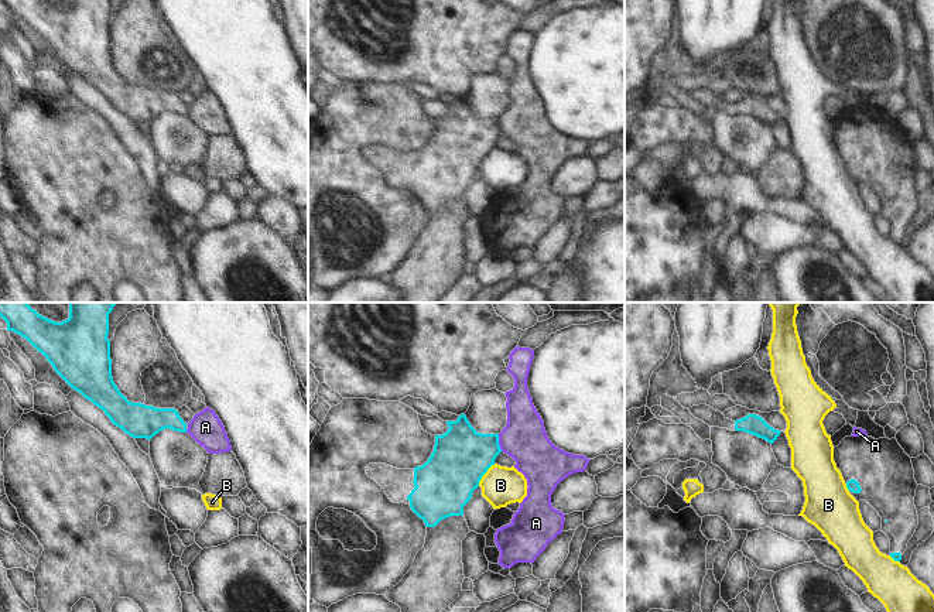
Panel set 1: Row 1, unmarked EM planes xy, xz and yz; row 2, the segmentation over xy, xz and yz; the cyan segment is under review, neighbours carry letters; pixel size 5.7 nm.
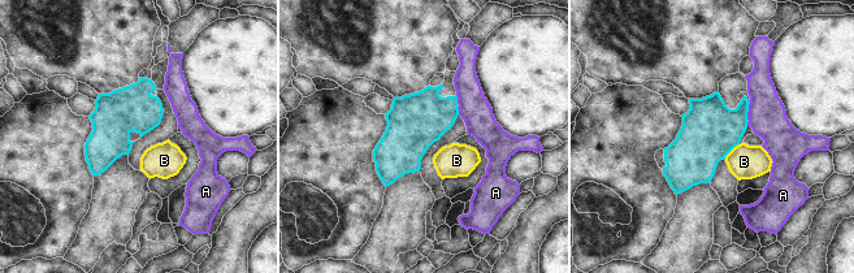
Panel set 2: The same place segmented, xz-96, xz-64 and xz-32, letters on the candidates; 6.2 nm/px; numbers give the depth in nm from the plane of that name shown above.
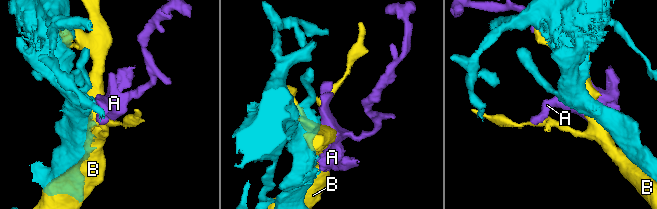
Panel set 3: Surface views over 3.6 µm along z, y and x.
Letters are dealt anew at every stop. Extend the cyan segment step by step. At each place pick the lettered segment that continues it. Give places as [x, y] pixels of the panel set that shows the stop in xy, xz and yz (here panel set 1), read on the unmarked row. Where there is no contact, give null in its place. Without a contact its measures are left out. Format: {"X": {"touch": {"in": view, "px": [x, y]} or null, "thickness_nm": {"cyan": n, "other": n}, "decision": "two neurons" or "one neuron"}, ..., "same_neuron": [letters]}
{"A": {"touch": {"in": "xz", "px": [498, 126]}, "thickness_nm": {"cyan": 320, "other": 260}, "decision": "one neuron"}, "B": {"touch": {"in": "xz", "px": [485, 156]}, "thickness_nm": {"cyan": 320, "other": 220}, "decision": "two neurons"}, "same_neuron": ["A"]}

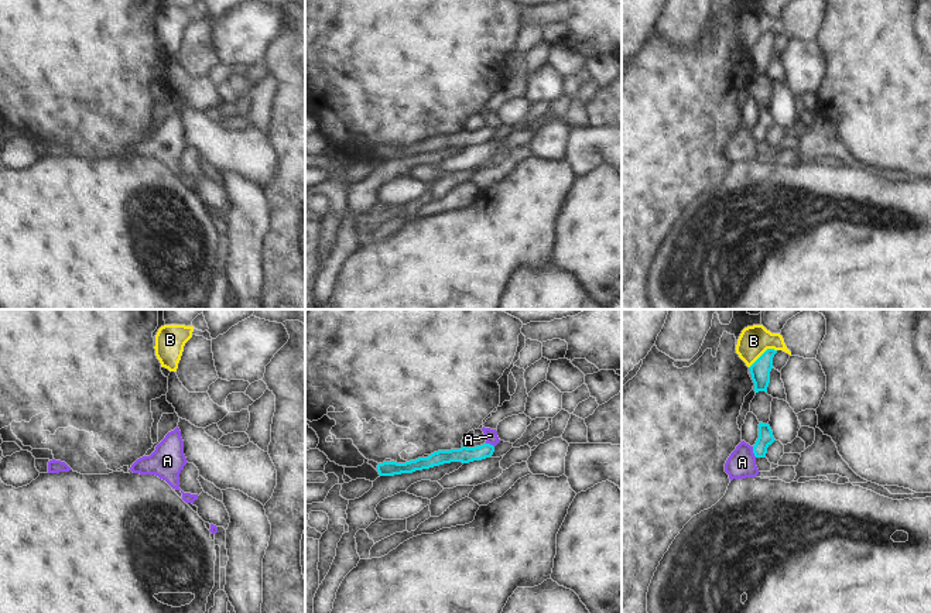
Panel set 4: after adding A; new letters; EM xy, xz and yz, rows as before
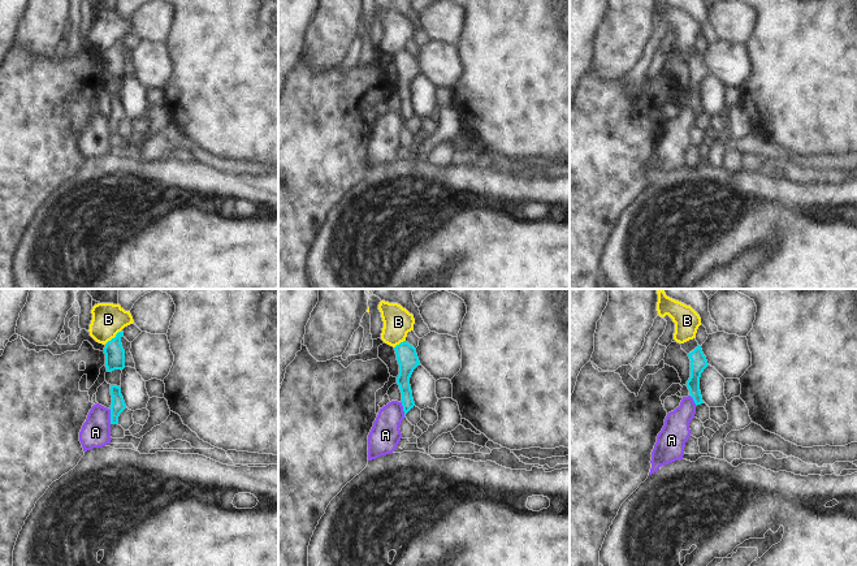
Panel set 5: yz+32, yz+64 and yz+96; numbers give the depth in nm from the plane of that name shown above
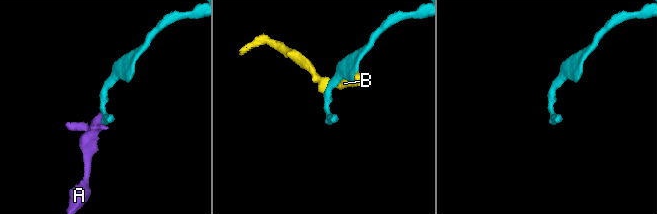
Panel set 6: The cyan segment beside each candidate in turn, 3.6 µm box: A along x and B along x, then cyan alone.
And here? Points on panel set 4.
{"A": {"touch": {"in": "yz", "px": [753, 136]}, "thickness_nm": {"cyan": 90, "other": 160}, "decision": "two neurons"}, "B": {"touch": {"in": "yz", "px": [762, 38]}, "thickness_nm": {"cyan": 110, "other": 170}, "decision": "two neurons"}, "same_neuron": []}

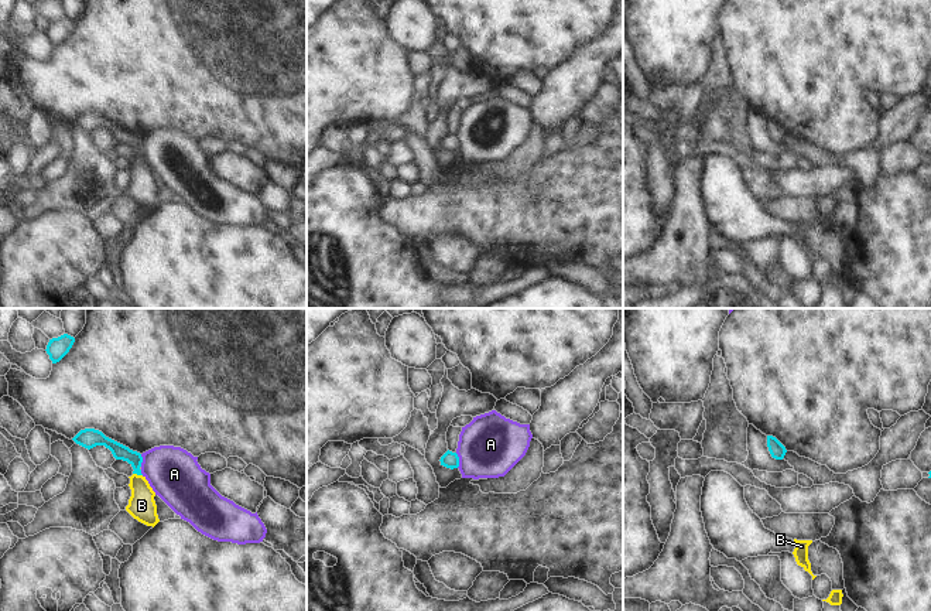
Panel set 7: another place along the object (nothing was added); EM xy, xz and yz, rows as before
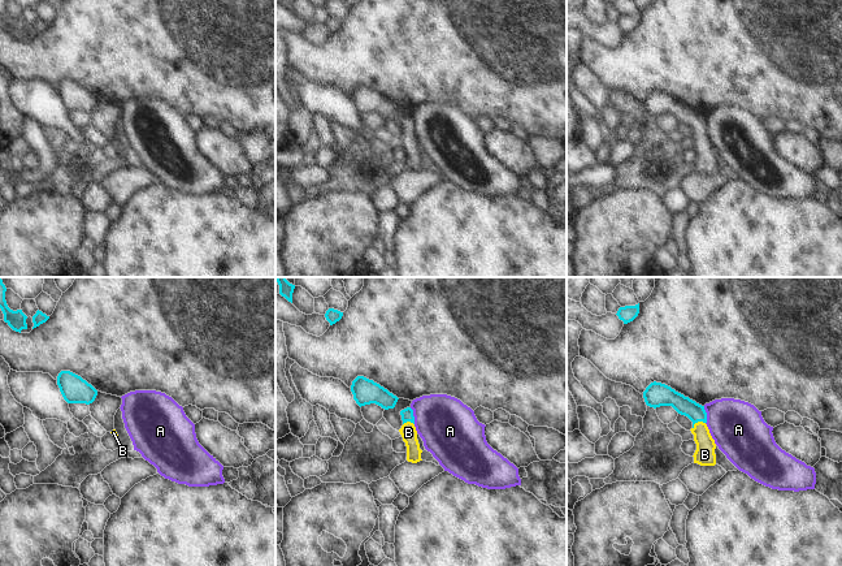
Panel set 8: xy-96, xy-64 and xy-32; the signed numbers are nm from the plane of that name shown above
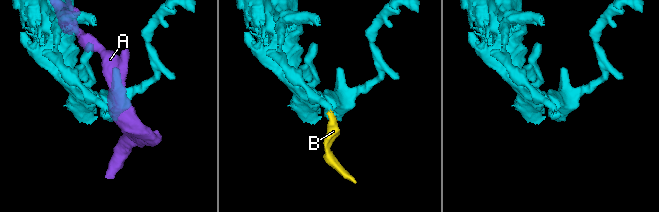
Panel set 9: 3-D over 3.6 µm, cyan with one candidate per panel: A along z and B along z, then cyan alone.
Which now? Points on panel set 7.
{"A": {"touch": {"in": "xz", "px": [458, 143]}, "thickness_nm": {"cyan": 90, "other": 360}, "decision": "two neurons"}, "B": {"touch": {"in": "xy", "px": [137, 157]}, "thickness_nm": {"cyan": 90, "other": 160}, "decision": "one neuron"}, "same_neuron": ["B"]}

